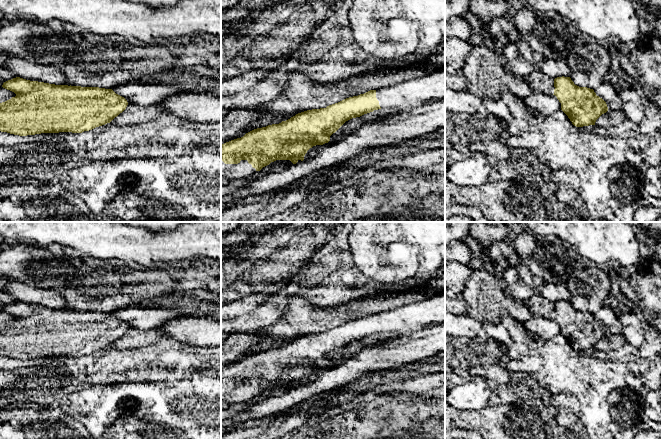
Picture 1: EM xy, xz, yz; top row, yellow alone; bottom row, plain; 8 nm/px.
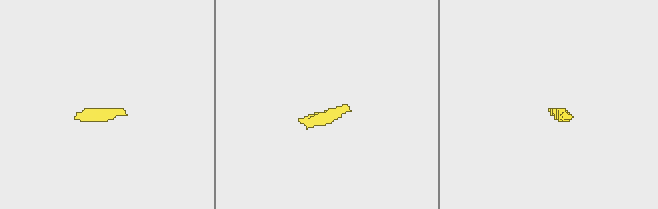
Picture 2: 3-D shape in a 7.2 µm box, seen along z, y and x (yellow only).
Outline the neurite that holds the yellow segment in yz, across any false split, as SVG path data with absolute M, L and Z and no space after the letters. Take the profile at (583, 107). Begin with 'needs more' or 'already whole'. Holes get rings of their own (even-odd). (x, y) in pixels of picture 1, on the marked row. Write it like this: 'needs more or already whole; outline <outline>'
already whole; outline M557 77L554 79L554 94L561 103L561 110L568 116L576 127L595 125L596 120L608 111L606 102L596 95L593 89L579 87L570 77Z

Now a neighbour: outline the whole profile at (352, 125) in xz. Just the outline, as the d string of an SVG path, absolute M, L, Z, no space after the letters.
M378 109L373 112L364 114L360 117L352 118L346 121L335 133L333 134L345 134L350 135L357 131L359 128L364 126L365 124L371 124L377 120L387 119L396 114L402 113L398 110L392 109Z

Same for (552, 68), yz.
M545 57L540 63L536 64L536 69L545 75L555 79L557 77L570 77L571 68L564 61L553 60Z

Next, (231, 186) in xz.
M276 160L263 167L260 171L256 171L250 177L230 180L227 183L221 183L221 198L233 192L237 192L242 188L248 187L259 178L262 178L270 173L285 170L292 165L294 164L290 160Z

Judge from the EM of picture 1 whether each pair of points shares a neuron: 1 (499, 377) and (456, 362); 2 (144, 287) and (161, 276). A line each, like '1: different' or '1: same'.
1: same
2: same

